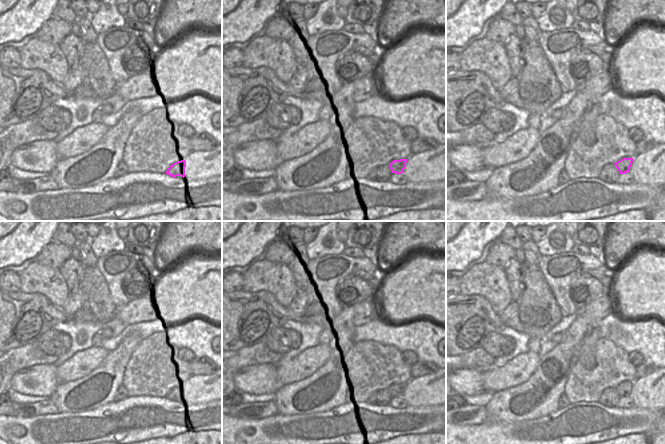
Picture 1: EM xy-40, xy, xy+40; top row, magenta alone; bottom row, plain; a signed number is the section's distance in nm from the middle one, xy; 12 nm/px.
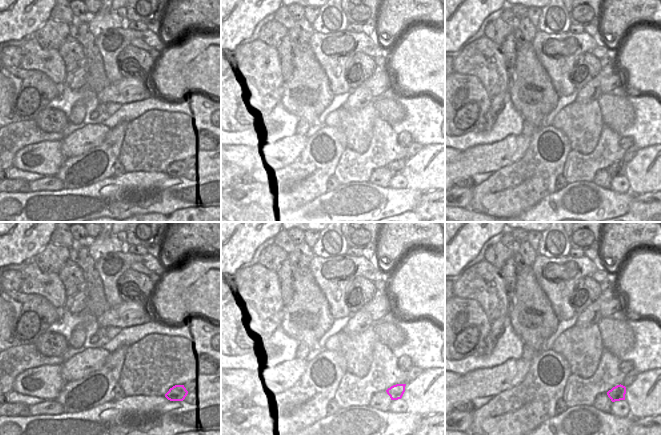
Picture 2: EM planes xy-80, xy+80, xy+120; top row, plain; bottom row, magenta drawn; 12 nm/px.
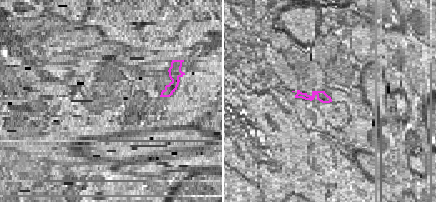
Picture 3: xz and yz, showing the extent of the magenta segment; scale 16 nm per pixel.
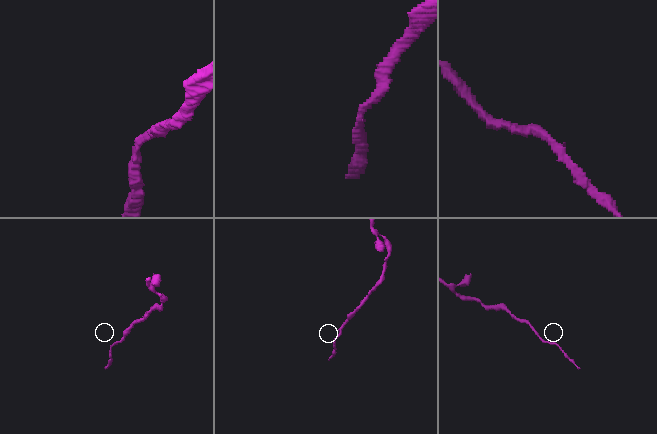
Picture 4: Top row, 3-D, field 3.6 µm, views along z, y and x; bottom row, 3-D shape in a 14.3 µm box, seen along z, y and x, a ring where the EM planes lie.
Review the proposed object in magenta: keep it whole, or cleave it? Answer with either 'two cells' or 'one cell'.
two cells

